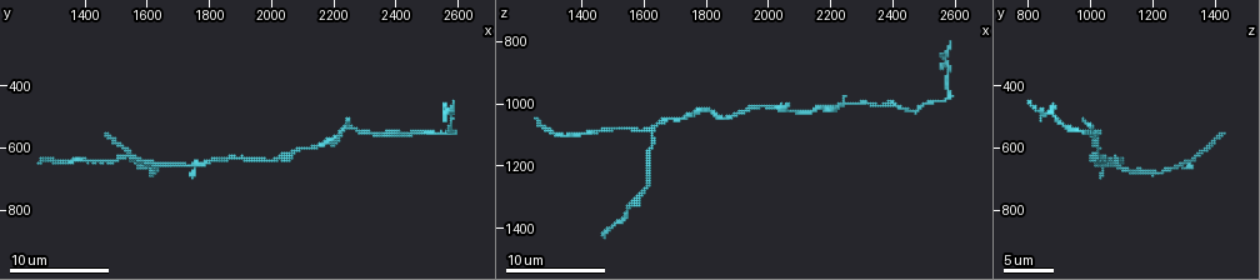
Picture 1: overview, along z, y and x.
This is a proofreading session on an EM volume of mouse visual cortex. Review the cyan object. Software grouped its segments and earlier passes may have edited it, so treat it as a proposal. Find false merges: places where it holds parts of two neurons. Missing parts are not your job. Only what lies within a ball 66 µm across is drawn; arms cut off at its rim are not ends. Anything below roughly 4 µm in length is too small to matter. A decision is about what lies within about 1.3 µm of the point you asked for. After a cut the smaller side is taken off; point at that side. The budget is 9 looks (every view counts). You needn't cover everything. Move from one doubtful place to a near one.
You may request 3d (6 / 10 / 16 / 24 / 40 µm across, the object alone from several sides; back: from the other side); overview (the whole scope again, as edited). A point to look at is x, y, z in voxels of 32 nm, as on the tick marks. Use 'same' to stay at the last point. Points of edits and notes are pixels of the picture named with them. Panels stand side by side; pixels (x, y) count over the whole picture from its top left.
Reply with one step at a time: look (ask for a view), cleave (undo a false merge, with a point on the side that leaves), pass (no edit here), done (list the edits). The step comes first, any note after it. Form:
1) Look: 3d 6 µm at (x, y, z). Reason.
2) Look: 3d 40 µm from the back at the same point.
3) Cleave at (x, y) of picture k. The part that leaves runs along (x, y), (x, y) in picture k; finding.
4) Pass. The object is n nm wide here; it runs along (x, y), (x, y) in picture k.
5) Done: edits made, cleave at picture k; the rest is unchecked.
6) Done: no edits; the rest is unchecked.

Look: 3d 10 µm at (1600, 650, 1280). Thick turns thin.

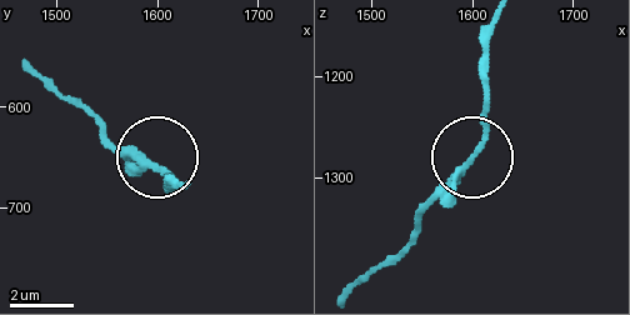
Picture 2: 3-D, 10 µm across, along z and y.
Pass. It runs along (495, 20), (485, 141), (420, 211) in picture 2; all the same neuron.

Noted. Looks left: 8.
Look: 3d 16 µm at (1620, 650, 1090).

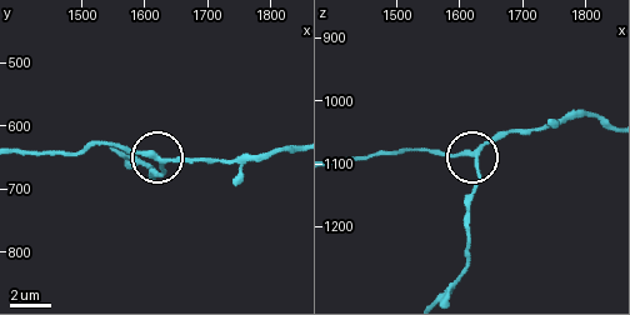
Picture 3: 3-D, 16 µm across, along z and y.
Pass. The object is 230 nm wide here; it runs along (291, 146), (226, 163), (166, 163), (91, 141) in picture 3; all the same neuron.

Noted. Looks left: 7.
Look: 3d 16 µm at (1750, 650, 1040). Calibre changes.

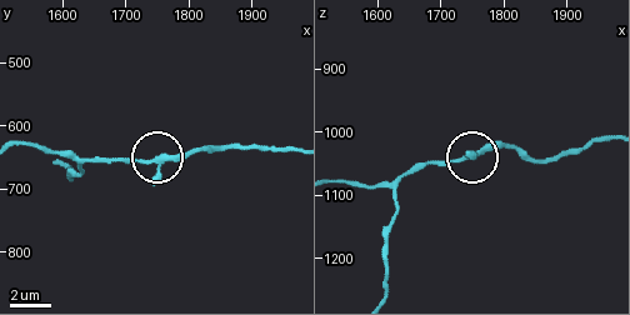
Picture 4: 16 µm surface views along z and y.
Pass. The object is 200 nm wide here; it runs along (290, 151), (205, 146), (144, 163), (106, 163) in picture 4; one neuron here.

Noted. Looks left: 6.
Look: 3d 16 µm at (2580, 550, 980). Thick turns thin.

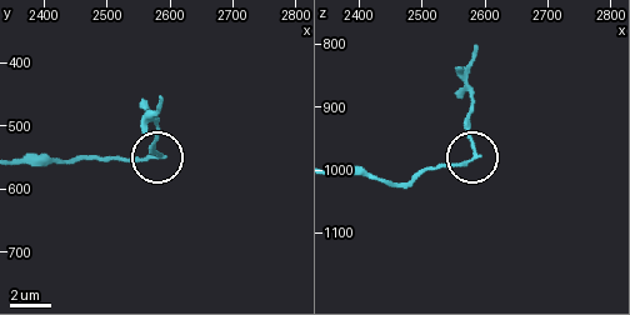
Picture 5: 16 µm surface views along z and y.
Cleave at (154, 145) of picture 5. The object is 190 nm wide here; the part that leaves runs along (476, 153), (465, 69), (476, 45) in picture 5; two neurons meet here.

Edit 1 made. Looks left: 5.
Done: edits made, cleave at picture 5; the rest is unchecked.

